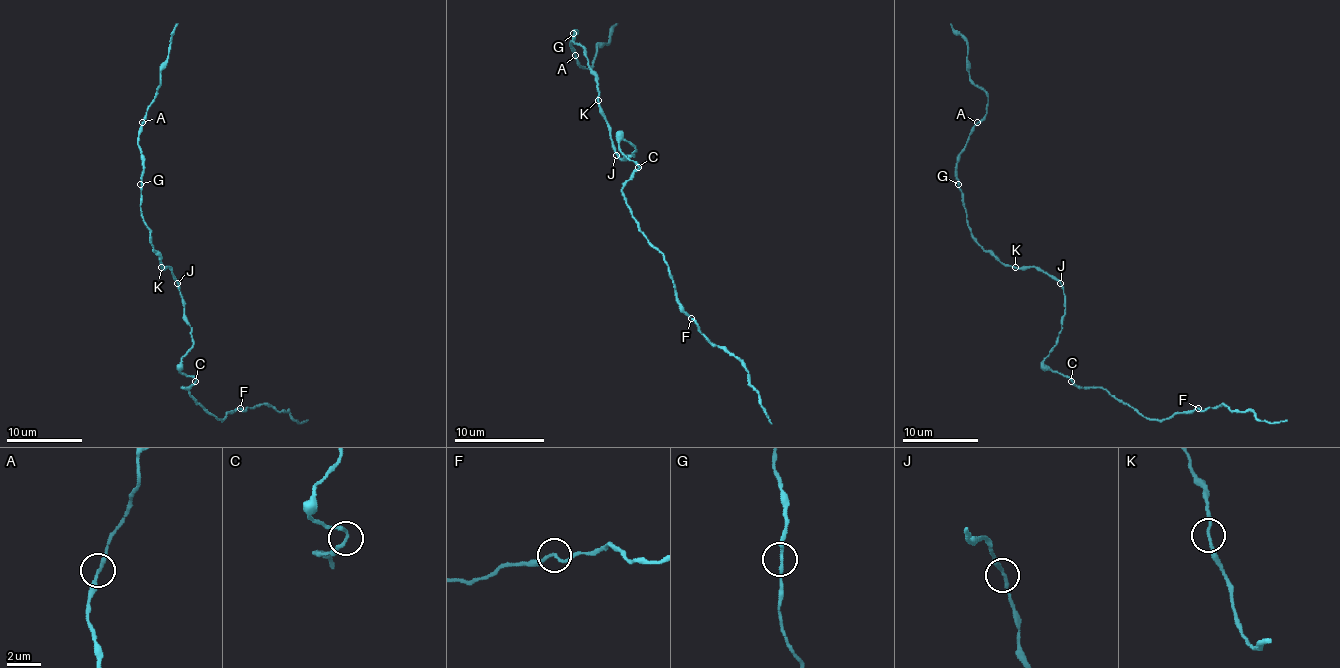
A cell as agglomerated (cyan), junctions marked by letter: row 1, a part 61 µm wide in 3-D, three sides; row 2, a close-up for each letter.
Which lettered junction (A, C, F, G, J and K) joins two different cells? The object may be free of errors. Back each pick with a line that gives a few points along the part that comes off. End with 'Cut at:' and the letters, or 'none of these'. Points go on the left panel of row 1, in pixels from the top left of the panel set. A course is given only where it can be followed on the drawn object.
Cut at: none of these

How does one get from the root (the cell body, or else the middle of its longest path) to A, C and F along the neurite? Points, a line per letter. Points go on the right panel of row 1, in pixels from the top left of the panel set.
A: (1064, 309), (1064, 286), (1058, 281), (1034, 267), (1003, 265), (971, 233), (956, 177), (956, 156), (977, 122)
C: (1064, 309), (1058, 341), (1043, 362), (1052, 371), (1062, 373), (1071, 381)
F: (1064, 309), (1058, 341), (1043, 362), (1052, 371), (1085, 388), (1105, 388), (1145, 418), (1164, 420), (1198, 409)

